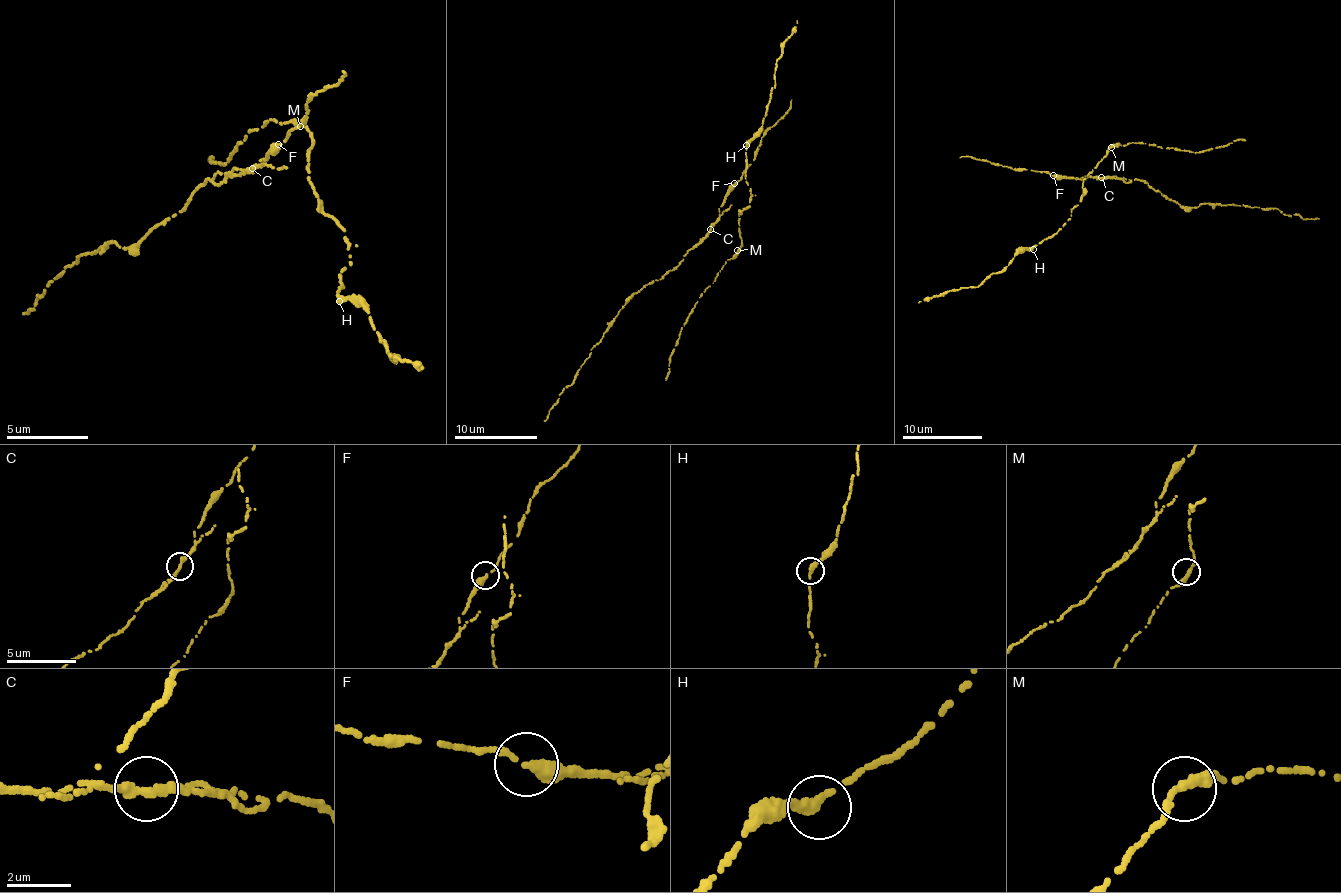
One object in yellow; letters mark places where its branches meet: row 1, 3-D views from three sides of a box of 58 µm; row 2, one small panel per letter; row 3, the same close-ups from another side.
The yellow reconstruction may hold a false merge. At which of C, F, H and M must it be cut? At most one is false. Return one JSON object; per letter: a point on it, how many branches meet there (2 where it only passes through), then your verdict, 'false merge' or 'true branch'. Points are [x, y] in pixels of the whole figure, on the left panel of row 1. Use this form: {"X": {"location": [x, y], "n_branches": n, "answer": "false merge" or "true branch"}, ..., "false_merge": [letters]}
{"C": {"location": [252, 168], "n_branches": 2, "answer": "true branch"}, "F": {"location": [278, 144], "n_branches": 2, "answer": "true branch"}, "H": {"location": [339, 301], "n_branches": 2, "answer": "true branch"}, "M": {"location": [300, 126], "n_branches": 2, "answer": "true branch"}, "false_merge": []}

